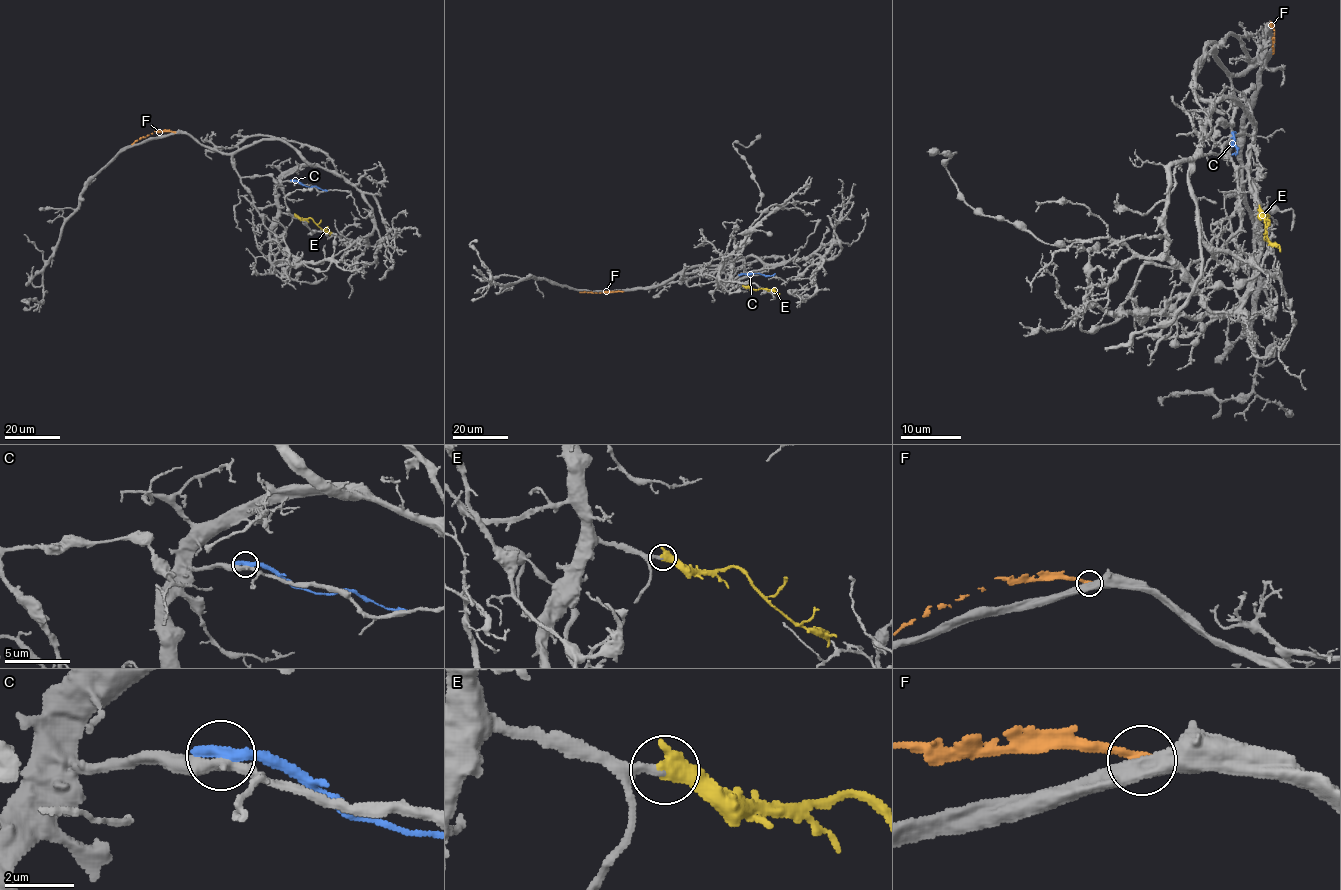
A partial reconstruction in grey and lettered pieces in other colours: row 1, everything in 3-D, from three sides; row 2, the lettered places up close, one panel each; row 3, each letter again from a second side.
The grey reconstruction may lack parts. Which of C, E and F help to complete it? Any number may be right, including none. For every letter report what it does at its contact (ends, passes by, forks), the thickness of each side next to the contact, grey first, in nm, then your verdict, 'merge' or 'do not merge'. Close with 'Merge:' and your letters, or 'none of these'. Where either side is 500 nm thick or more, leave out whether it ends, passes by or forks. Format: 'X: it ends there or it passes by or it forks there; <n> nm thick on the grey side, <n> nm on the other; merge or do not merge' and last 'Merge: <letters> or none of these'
C: 380 nm thick on the grey side, 500 nm on the other; do not merge
E: 200 nm thick on the grey side, 550 nm on the other; merge
F: 500 nm thick on the grey side, 280 nm on the other; do not merge
Merge: E

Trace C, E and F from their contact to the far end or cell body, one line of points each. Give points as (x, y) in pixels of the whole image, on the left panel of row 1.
C: (292, 180), (327, 190)
E: (295, 216), (310, 218), (329, 235)
F: (175, 132), (154, 131), (132, 144)

